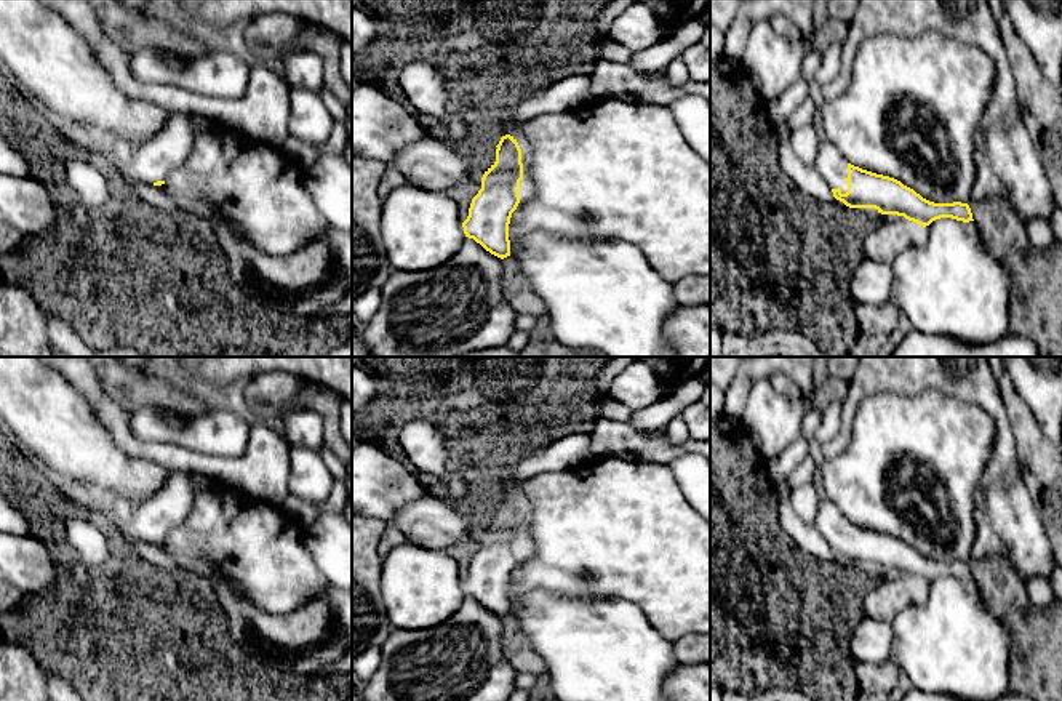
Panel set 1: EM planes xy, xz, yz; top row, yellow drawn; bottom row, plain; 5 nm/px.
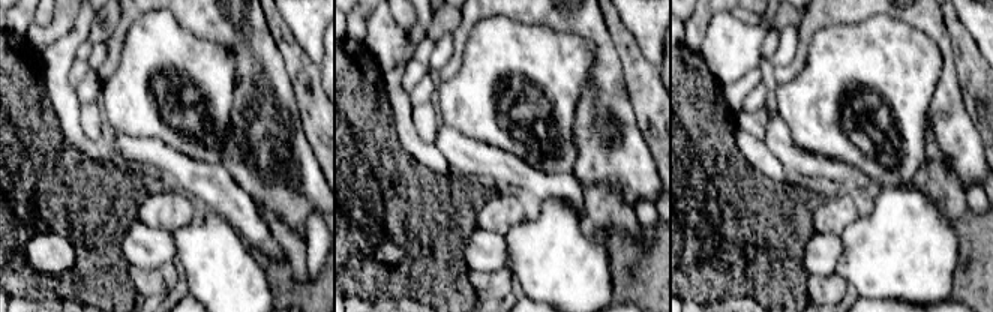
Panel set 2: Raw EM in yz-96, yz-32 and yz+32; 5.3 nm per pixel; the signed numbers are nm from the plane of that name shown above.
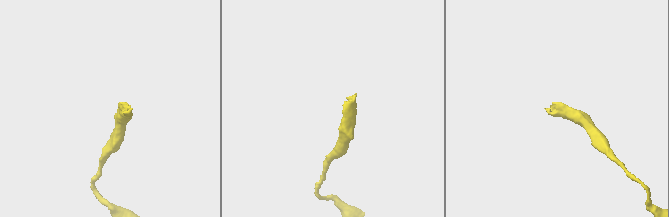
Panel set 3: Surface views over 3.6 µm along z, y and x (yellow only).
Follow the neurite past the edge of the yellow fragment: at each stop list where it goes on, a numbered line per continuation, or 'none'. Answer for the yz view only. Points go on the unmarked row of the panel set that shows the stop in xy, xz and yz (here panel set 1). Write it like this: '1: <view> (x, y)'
1: yz (830, 522)

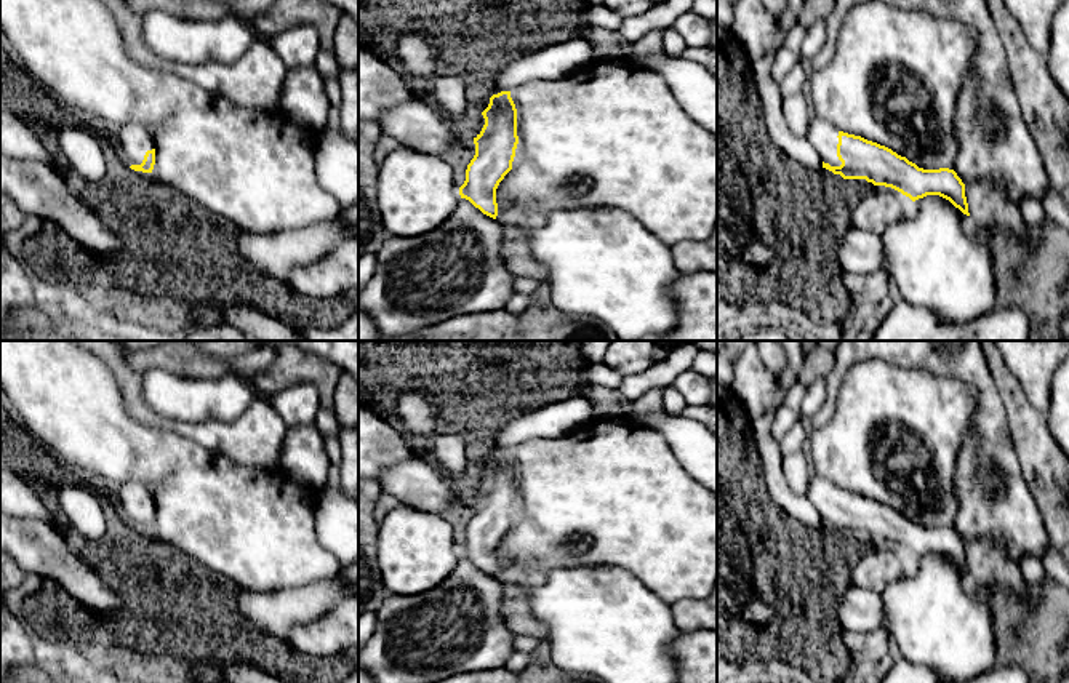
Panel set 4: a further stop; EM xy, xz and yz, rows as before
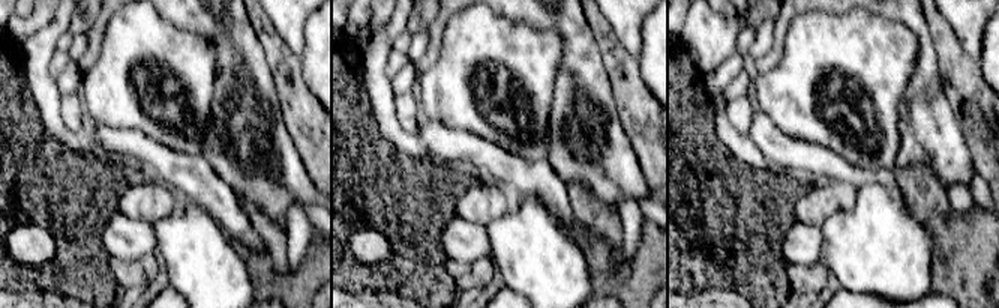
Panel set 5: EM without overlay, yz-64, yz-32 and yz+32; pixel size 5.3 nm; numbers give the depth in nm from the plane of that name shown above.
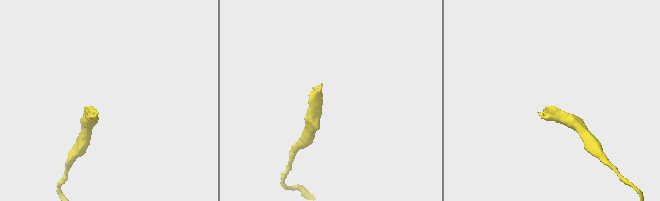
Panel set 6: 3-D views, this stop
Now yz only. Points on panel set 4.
1: yz (821, 493)

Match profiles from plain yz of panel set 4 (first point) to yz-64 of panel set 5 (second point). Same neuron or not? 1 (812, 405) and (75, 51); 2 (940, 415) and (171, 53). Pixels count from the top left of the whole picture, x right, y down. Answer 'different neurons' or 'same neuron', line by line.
1: same neuron
2: same neuron

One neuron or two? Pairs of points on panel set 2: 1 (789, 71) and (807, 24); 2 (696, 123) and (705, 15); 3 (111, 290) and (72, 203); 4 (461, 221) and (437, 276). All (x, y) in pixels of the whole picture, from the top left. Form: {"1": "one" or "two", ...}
{"1": "one", "2": "two", "3": "one", "4": "one"}

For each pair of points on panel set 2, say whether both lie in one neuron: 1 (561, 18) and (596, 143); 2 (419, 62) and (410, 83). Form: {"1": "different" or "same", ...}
{"1": "same", "2": "same"}

